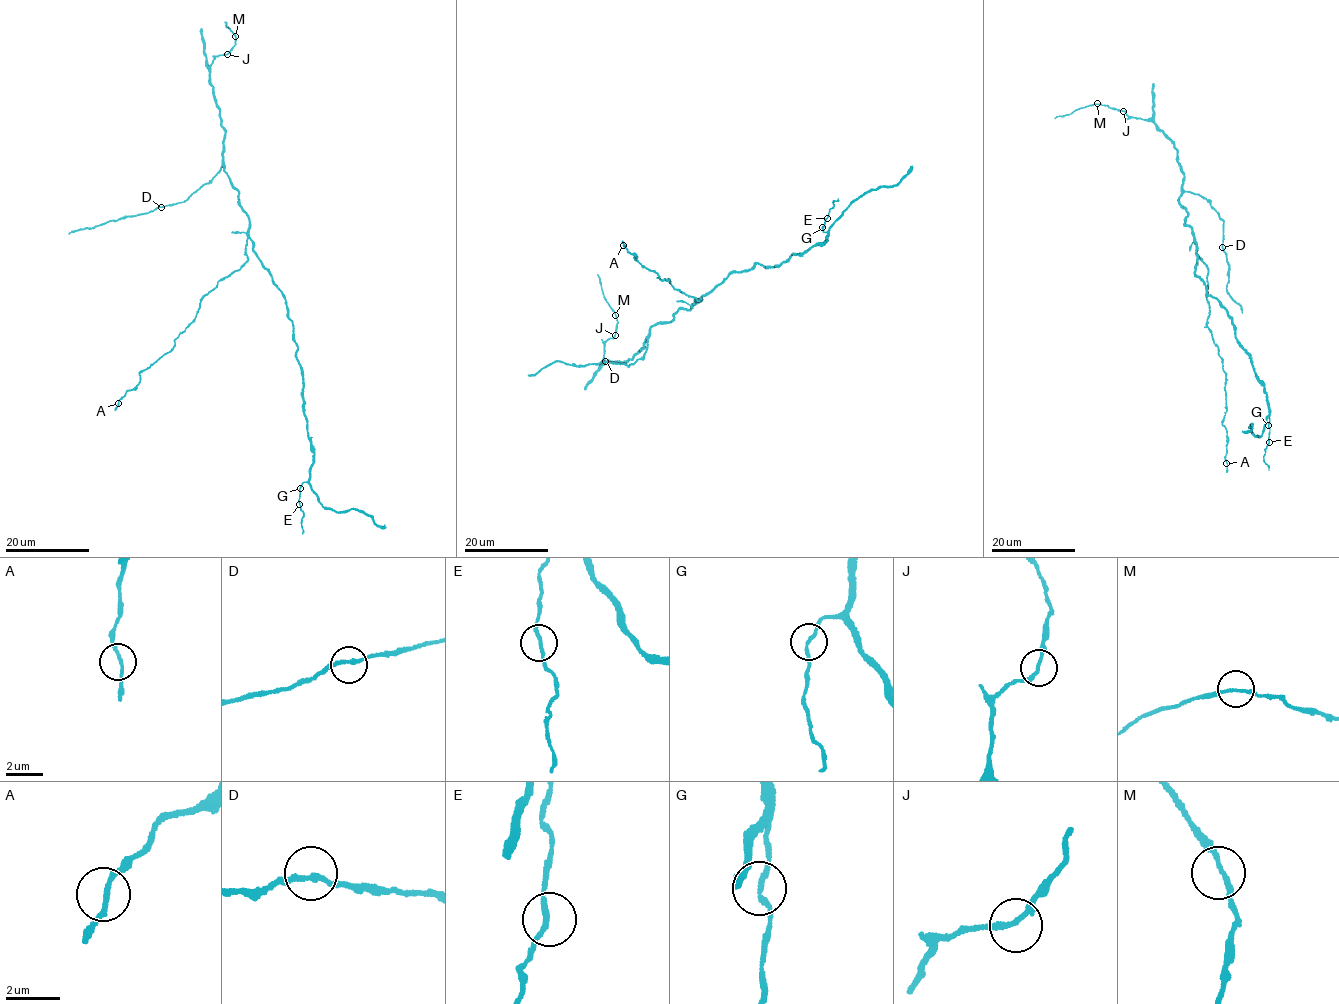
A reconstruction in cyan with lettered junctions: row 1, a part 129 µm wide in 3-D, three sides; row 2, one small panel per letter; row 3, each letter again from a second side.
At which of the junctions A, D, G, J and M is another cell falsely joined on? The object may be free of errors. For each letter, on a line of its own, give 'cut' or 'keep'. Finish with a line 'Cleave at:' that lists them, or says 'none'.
A: keep
D: keep
G: keep
J: keep
M: keep
Cleave at: none

